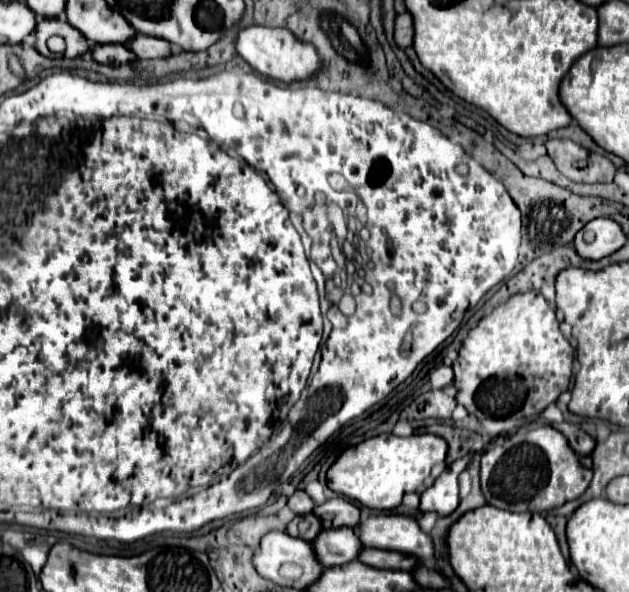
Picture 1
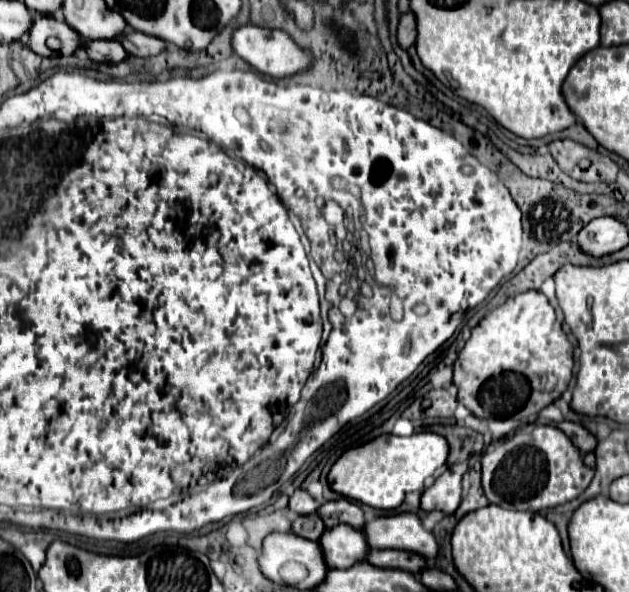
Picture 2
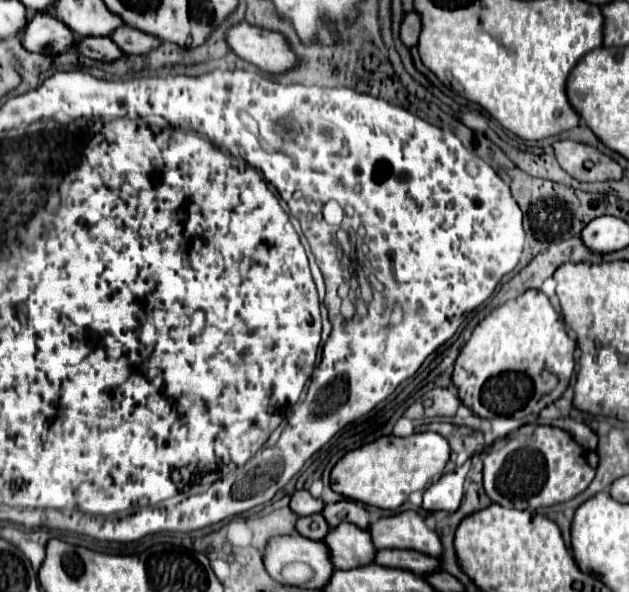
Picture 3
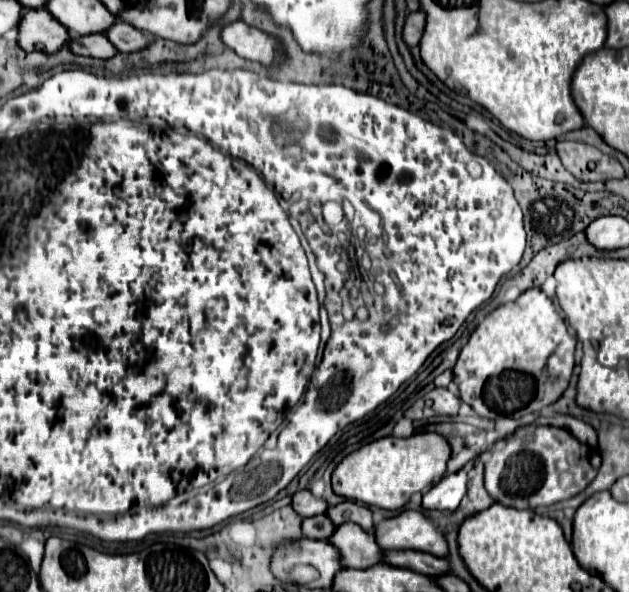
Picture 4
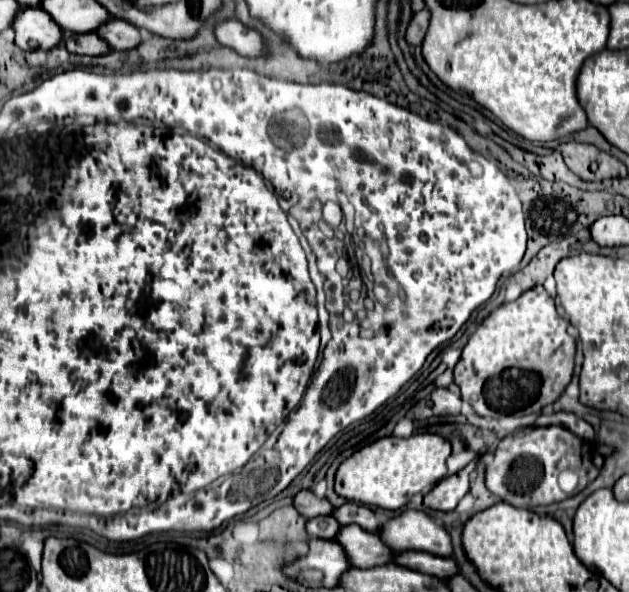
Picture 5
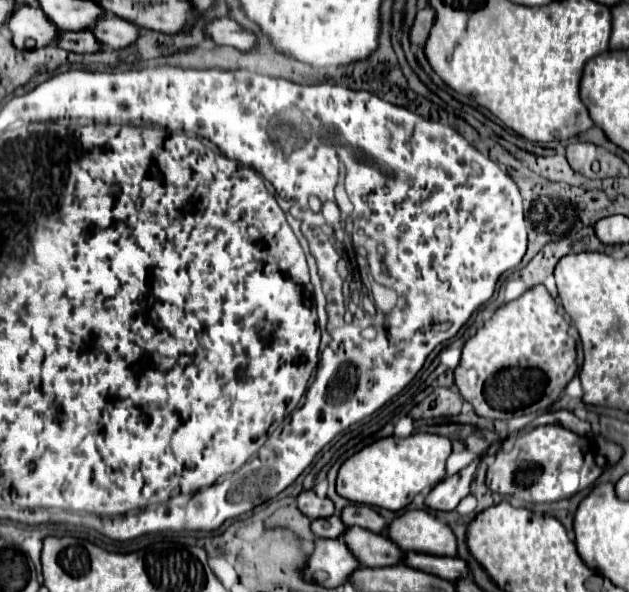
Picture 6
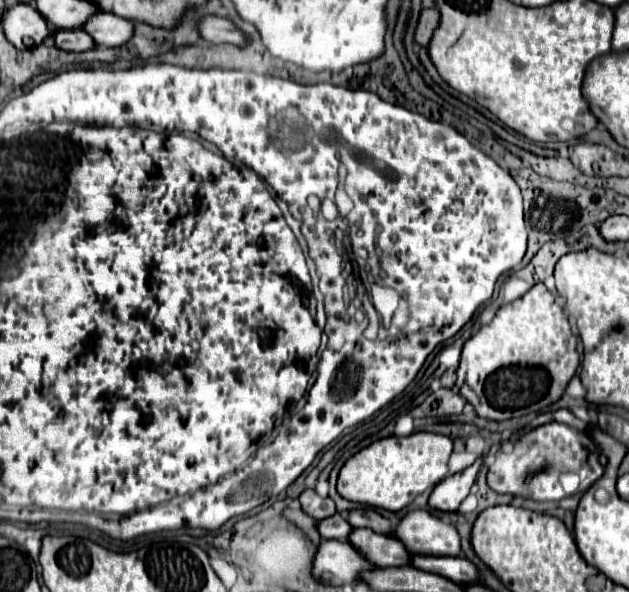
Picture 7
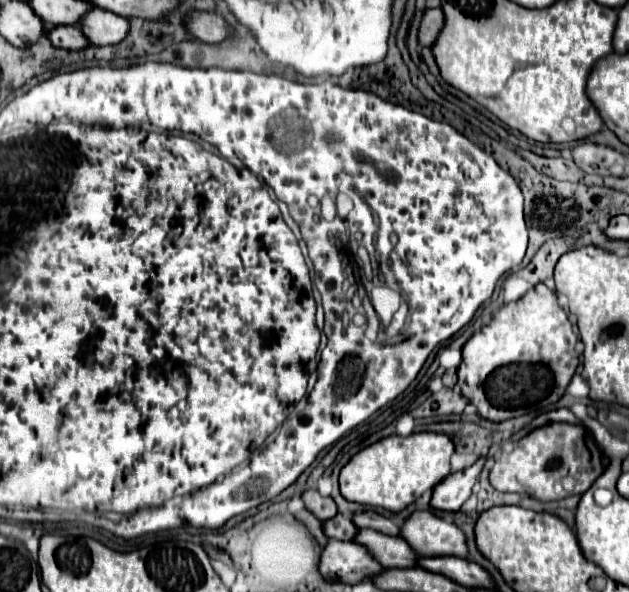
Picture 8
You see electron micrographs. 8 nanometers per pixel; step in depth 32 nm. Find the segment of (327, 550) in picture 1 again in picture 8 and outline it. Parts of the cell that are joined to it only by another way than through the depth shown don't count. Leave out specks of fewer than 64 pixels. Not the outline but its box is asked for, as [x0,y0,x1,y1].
[356,528,418,568]

